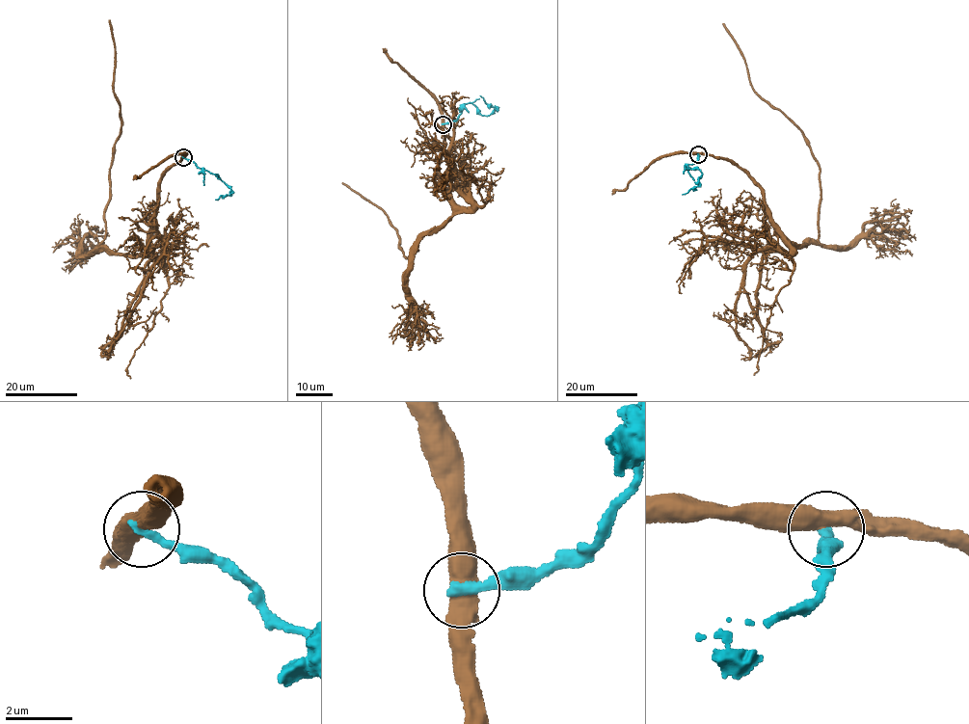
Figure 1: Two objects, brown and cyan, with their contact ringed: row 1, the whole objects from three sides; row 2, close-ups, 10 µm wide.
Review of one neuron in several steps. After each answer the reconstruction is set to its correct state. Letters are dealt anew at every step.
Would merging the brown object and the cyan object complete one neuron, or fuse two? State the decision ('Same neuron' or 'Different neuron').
Different neuron

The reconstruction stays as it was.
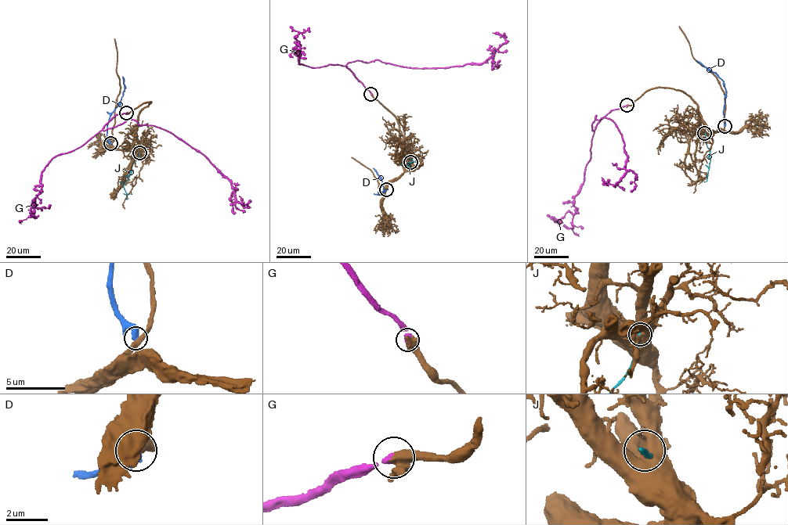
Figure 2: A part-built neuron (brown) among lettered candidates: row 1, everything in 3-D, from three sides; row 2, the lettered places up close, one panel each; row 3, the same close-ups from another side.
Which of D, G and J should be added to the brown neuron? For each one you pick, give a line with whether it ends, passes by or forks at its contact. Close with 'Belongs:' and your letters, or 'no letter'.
G: it ends
Belongs: G

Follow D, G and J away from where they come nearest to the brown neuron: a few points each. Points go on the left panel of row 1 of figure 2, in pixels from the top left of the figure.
D: (110, 143), (107, 138), (106, 124), (124, 91), (122, 76)
G: (126, 113), (103, 130), (135, 120), (171, 131), (199, 150), (239, 195)
J: (139, 152), (123, 185), (125, 199)

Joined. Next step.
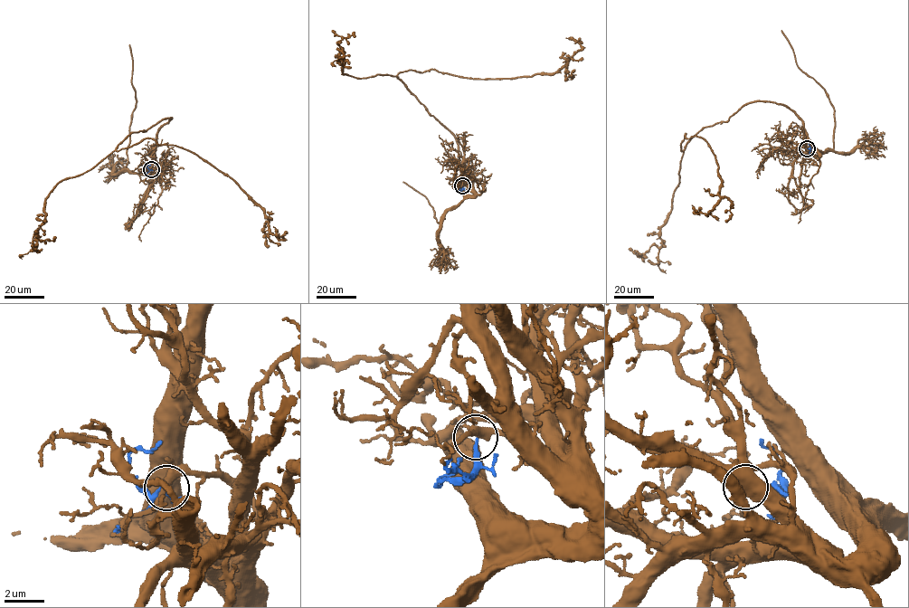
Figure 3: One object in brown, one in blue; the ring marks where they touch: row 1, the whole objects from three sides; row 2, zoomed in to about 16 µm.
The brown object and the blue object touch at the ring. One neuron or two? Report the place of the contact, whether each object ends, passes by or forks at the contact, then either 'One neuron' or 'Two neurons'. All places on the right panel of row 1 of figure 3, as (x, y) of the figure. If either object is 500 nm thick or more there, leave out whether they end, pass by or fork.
Place: (807, 148). At the ring brown passes by. At the ring blue ends. One neuron

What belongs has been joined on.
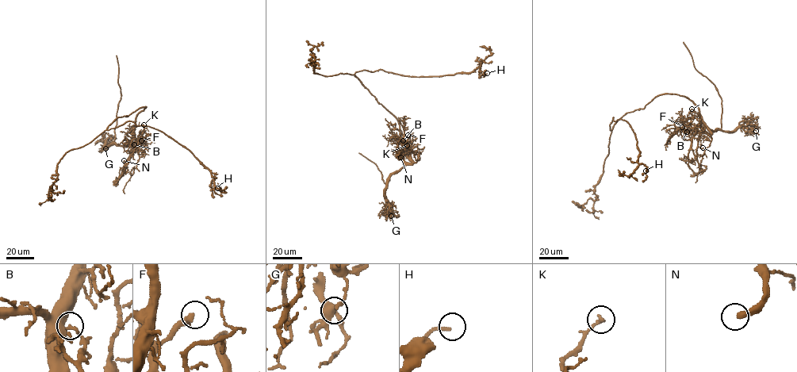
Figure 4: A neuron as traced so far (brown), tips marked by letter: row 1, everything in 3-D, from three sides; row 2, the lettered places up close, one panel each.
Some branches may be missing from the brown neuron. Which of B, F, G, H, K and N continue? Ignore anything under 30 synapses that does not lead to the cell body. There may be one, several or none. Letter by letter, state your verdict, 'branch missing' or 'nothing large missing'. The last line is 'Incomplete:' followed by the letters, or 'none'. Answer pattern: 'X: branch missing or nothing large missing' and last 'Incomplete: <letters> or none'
B: nothing large missing
F: nothing large missing
G: nothing large missing
H: nothing large missing
K: nothing large missing
N: branch missing
Incomplete: N

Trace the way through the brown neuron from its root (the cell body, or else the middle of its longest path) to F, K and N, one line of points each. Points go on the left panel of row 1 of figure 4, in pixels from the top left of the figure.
F: (127, 116), (146, 107), (136, 116), (132, 136), (136, 140), (137, 147), (134, 147), (135, 140), (141, 140)
K: (127, 116), (146, 107), (136, 116), (132, 136), (137, 142), (143, 124)
N: (127, 116), (146, 107), (136, 116), (132, 134), (136, 140), (136, 147), (130, 150), (126, 161), (124, 160)

